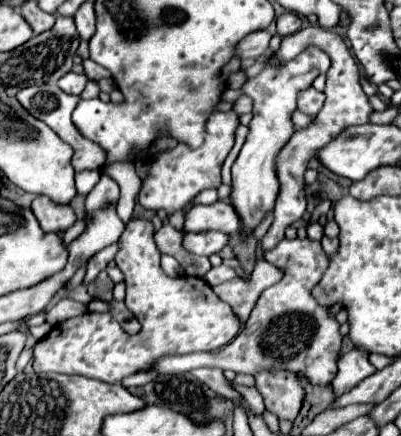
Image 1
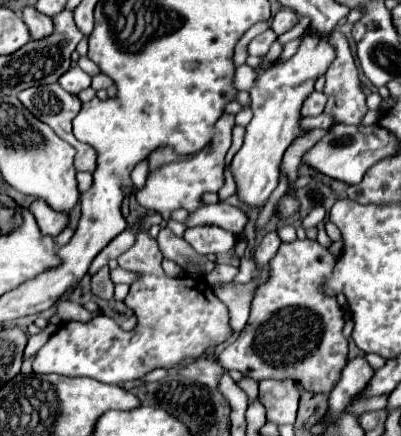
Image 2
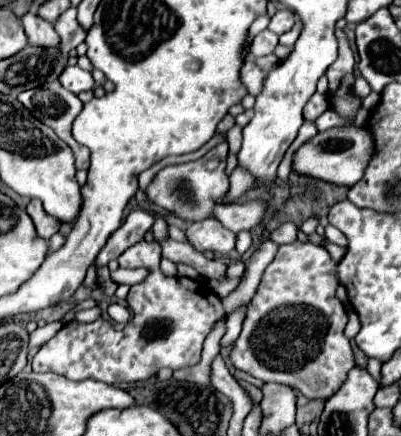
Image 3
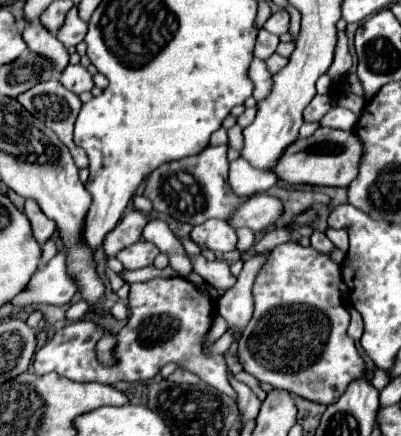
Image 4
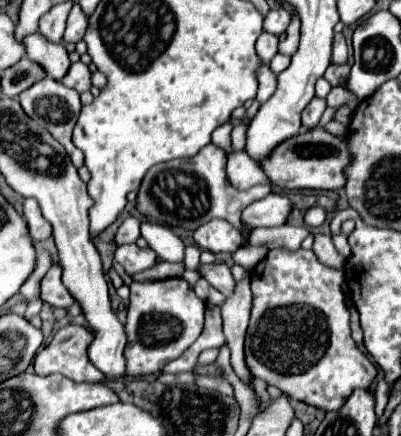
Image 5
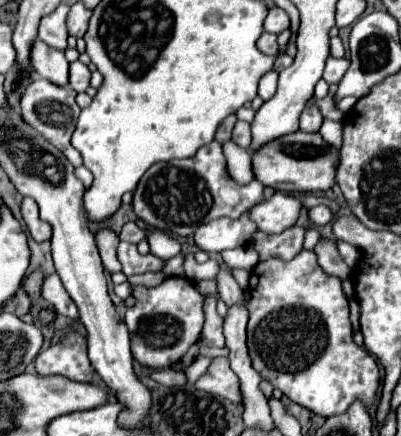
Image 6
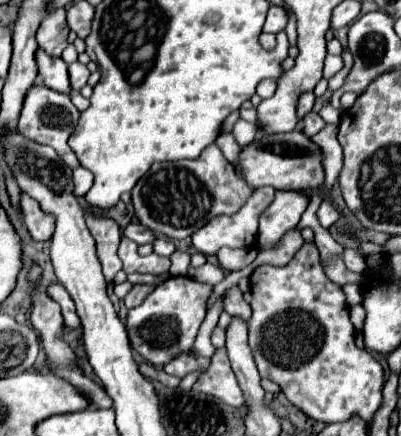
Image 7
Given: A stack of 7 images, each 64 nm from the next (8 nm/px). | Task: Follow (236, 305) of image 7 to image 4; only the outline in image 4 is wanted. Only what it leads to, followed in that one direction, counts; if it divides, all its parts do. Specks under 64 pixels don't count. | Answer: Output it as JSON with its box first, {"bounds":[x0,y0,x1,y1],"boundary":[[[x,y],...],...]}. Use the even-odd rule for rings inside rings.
{"bounds":[188,254,236,288],"boundary":[[[196,254],[196,256],[188,256],[192,266],[194,266],[194,272],[198,272],[210,286],[214,288],[232,288],[236,278],[230,274],[228,270],[228,264],[224,260],[206,260],[202,254]]]}

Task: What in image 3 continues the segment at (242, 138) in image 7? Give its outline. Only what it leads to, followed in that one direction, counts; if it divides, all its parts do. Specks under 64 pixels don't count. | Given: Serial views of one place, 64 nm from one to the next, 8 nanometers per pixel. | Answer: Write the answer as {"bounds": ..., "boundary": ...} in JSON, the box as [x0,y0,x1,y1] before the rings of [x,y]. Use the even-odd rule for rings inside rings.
{"bounds":[226,126,242,154],"boundary":[[[232,126],[226,134],[226,140],[230,144],[230,154],[236,154],[240,150],[240,144],[242,144],[242,128],[240,126]]]}

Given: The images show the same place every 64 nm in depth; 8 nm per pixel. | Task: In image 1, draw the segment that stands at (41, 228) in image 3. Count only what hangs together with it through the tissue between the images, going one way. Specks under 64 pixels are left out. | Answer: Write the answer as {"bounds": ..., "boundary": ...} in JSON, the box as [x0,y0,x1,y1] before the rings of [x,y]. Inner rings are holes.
{"bounds":[32,196,76,234],"boundary":[[[38,196],[32,202],[32,212],[38,218],[40,228],[44,228],[44,232],[62,234],[76,222],[76,214],[70,204],[56,204],[48,196]]]}

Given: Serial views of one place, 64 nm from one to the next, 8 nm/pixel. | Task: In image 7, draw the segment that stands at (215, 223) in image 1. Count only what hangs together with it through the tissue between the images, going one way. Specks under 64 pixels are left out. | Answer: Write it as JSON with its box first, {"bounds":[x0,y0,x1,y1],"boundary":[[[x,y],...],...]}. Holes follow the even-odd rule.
{"bounds":[260,192,308,246],"boundary":[[[276,192],[272,204],[260,214],[260,246],[274,246],[288,230],[296,228],[306,206],[308,196],[302,192]]]}

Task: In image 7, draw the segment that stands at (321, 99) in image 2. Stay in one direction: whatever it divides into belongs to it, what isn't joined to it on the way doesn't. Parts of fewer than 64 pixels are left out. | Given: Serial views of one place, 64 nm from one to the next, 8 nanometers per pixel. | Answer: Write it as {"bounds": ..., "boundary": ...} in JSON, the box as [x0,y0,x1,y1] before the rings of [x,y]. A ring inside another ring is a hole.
{"bounds":[302,110,326,136],"boundary":[[[314,110],[308,112],[308,114],[304,116],[302,122],[304,122],[304,134],[306,134],[306,136],[314,136],[314,134],[318,134],[318,132],[324,128],[324,124],[326,124],[326,122],[320,118],[320,114],[314,112]]]}

